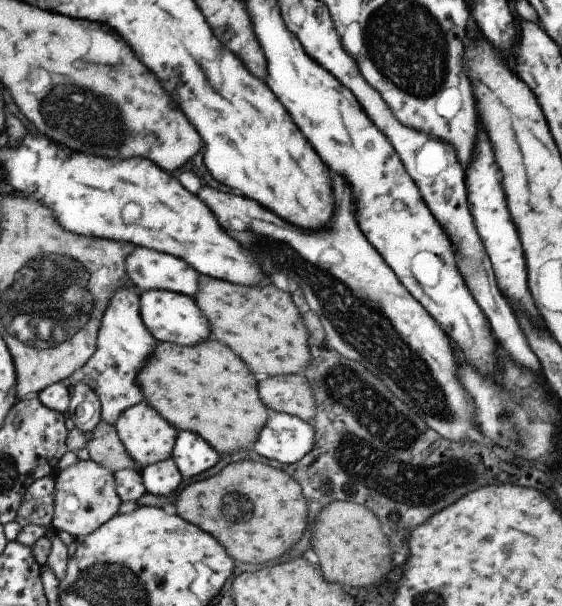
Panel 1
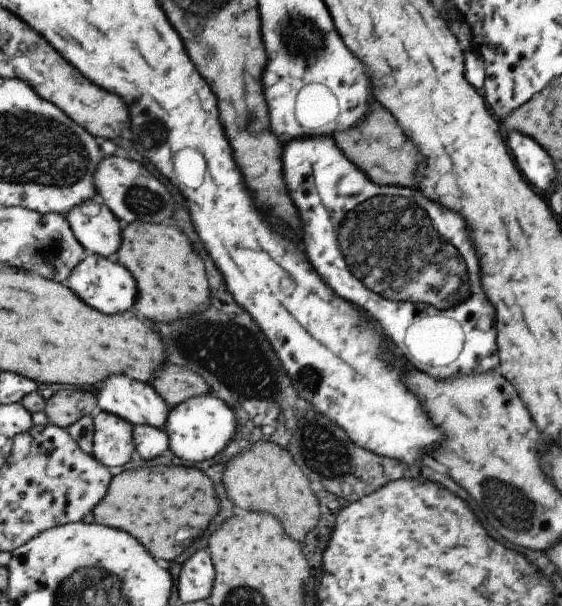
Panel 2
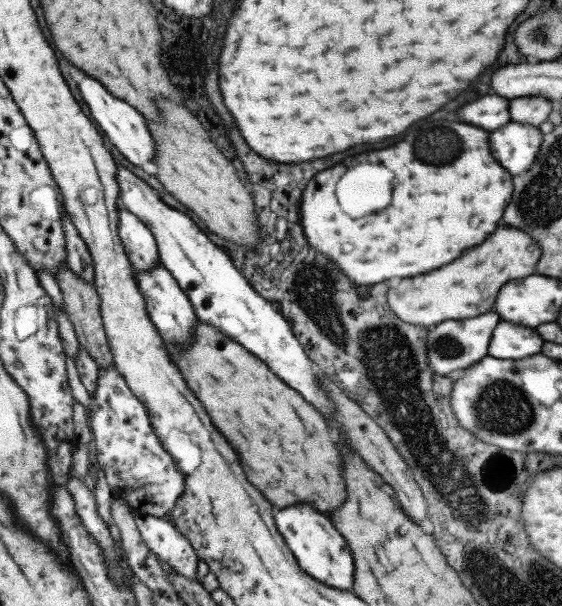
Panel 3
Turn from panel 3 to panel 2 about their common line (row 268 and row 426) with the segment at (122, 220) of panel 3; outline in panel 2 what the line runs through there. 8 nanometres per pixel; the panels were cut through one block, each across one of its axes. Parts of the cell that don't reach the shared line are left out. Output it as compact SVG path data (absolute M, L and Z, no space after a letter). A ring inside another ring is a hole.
M149 425L133 426L132 443L139 458L143 460L151 460L168 452L168 438L165 431Z

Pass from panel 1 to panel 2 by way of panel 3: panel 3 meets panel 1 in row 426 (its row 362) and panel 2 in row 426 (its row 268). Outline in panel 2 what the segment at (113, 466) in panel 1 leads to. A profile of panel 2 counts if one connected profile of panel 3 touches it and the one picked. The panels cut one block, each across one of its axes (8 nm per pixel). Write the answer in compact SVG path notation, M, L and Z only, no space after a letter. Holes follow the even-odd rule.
M59 390L44 400L44 413L51 425L66 429L77 422L85 414L92 415L96 411L94 395L83 390ZM82 402L84 409L79 410L77 404Z

